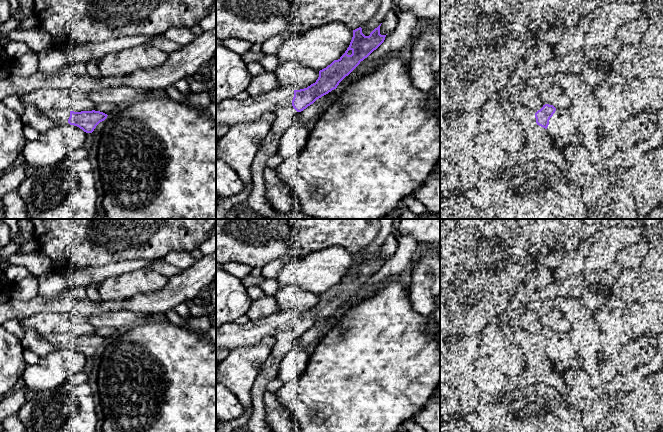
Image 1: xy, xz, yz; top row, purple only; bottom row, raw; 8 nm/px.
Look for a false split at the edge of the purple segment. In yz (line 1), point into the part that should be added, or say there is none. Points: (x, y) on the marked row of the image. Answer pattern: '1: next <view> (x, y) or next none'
1: next none

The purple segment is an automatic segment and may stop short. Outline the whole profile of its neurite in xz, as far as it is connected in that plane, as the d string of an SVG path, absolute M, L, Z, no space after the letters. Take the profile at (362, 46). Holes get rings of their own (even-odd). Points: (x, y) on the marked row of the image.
M381 24L369 36L362 33L361 27L353 30L352 40L345 53L338 60L334 60L326 68L320 70L316 82L307 88L293 90L277 87L255 98L226 99L216 104L216 126L225 124L230 127L238 122L254 121L284 106L292 106L297 112L303 111L317 99L336 89L361 61L384 42L386 35L380 34L380 26Z

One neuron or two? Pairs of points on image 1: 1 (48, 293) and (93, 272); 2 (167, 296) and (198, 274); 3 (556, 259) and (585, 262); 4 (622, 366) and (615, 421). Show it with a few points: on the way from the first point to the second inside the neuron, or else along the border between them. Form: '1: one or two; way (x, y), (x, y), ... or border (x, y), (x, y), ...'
1: one; way (59, 282), (74, 282), (82, 277)
2: one; way (175, 292), (190, 282)
3: two; border (567, 254), (553, 270)
4: two; border (637, 369), (627, 373), (619, 373)

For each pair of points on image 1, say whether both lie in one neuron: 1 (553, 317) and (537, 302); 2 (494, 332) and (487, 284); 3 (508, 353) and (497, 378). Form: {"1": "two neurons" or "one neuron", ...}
{"1": "two neurons", "2": "two neurons", "3": "one neuron"}

